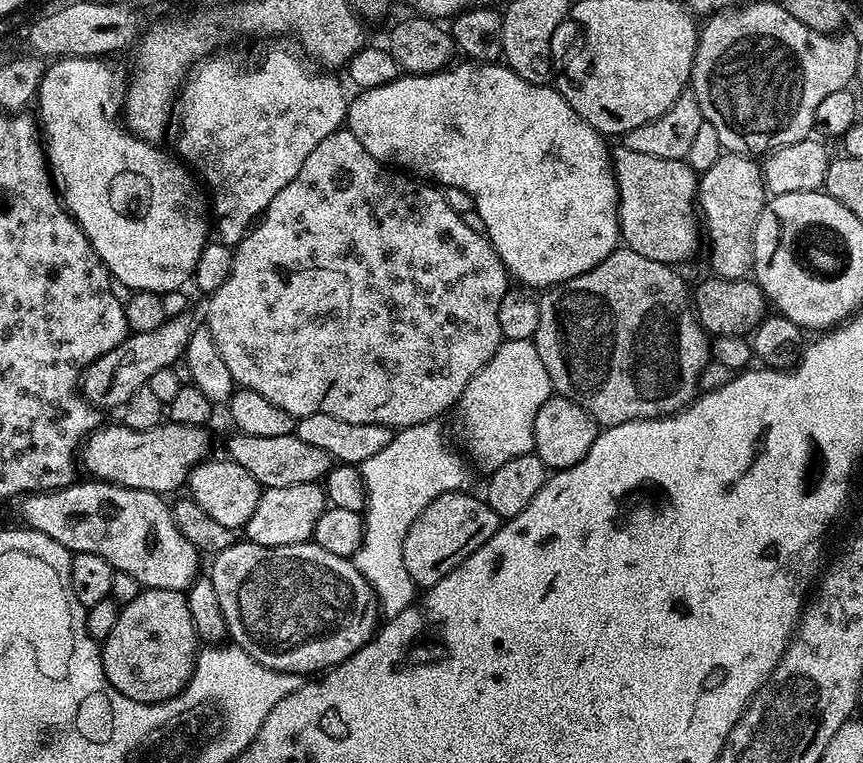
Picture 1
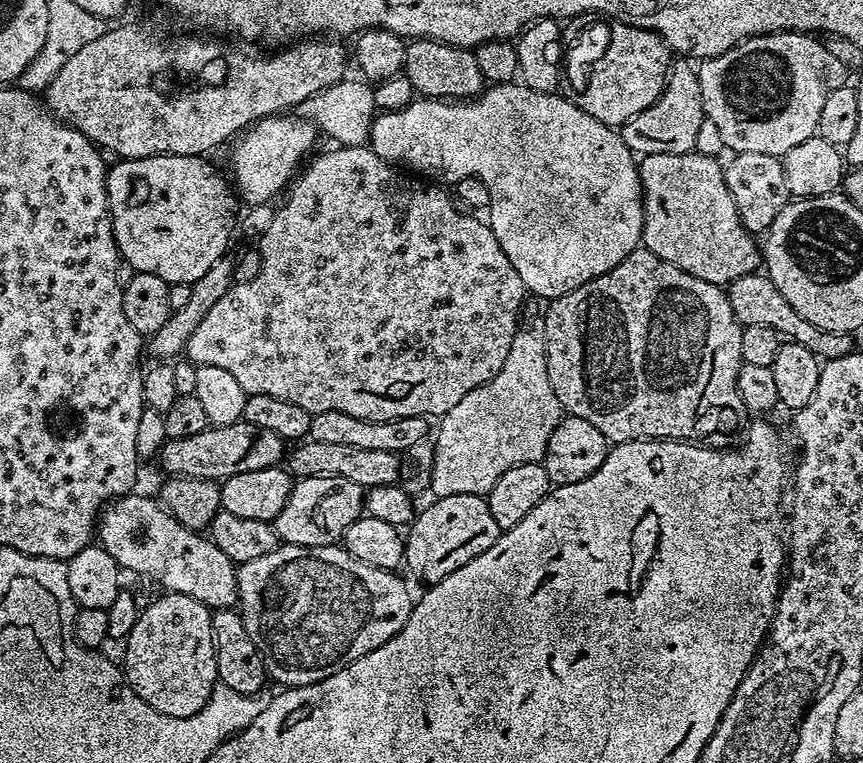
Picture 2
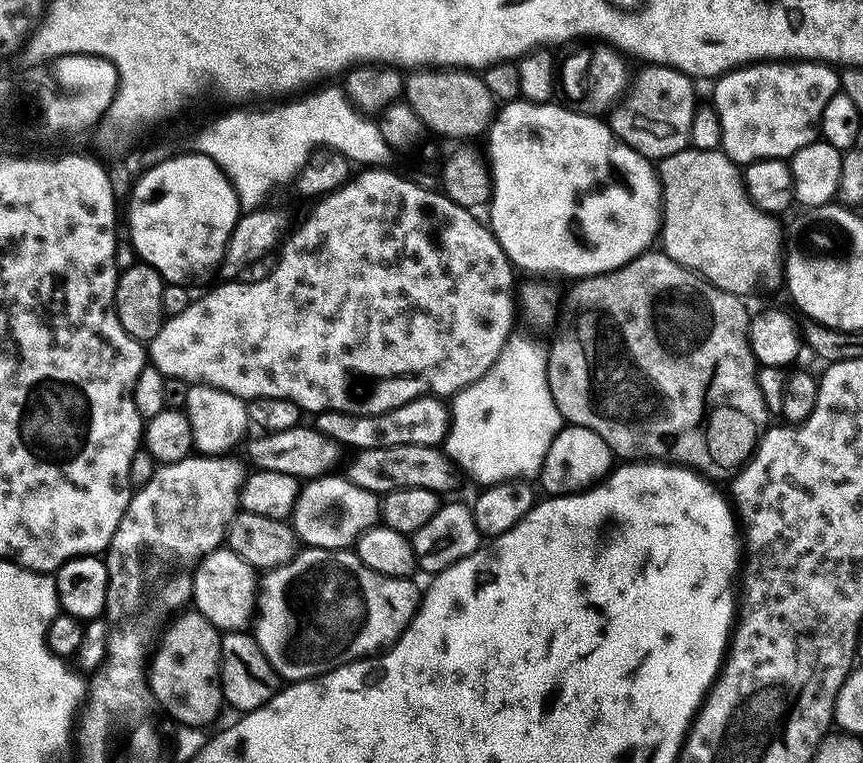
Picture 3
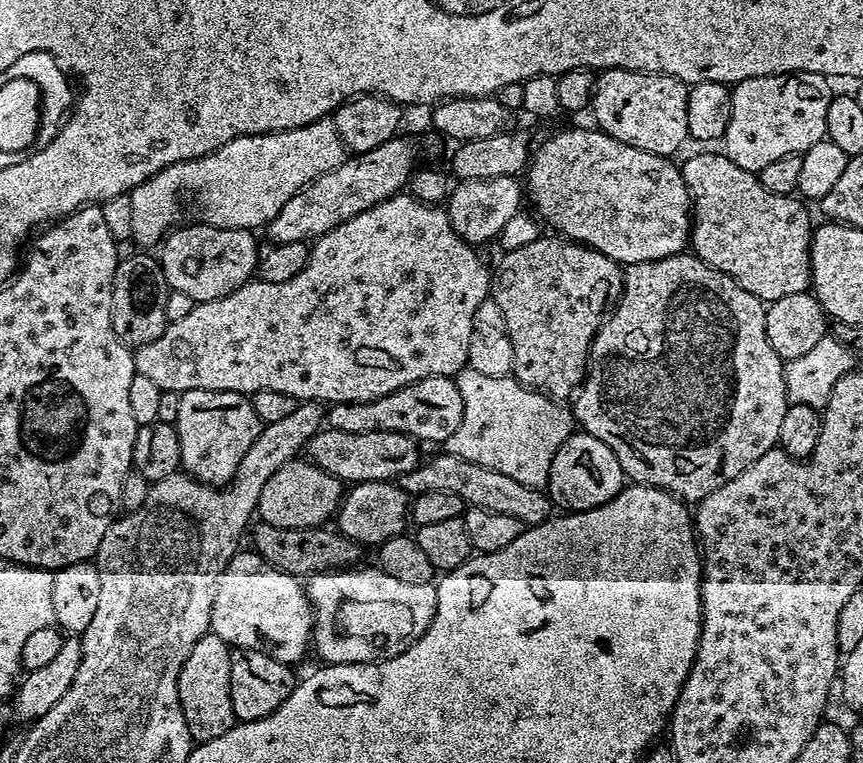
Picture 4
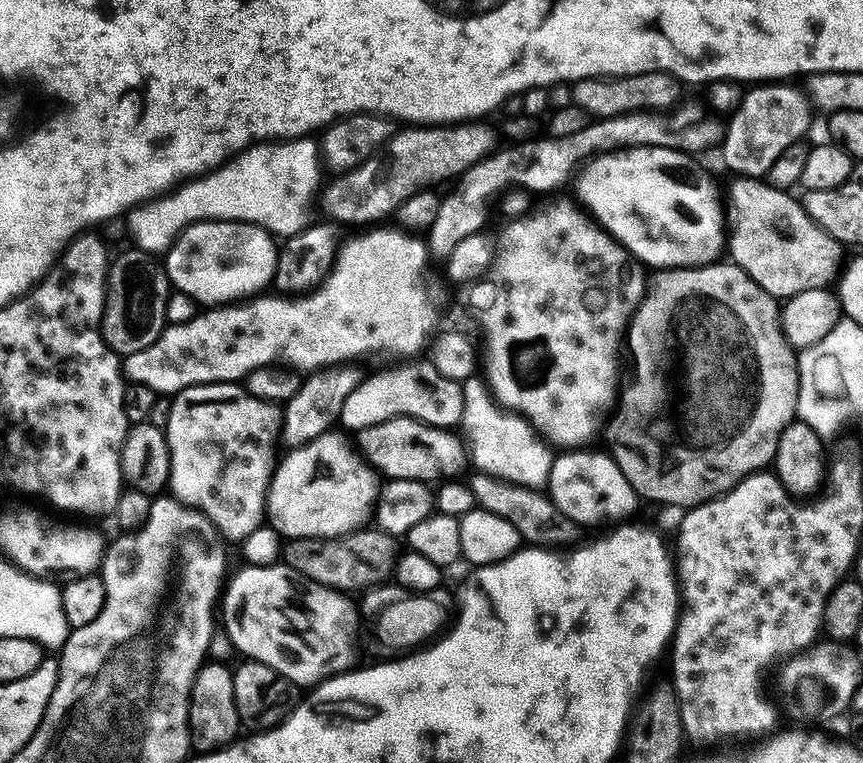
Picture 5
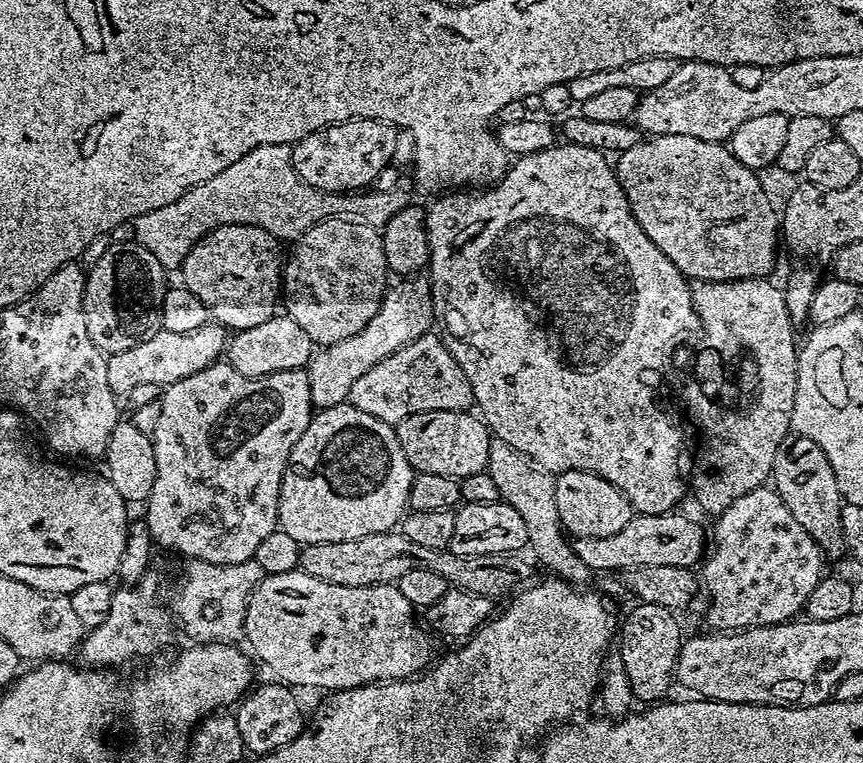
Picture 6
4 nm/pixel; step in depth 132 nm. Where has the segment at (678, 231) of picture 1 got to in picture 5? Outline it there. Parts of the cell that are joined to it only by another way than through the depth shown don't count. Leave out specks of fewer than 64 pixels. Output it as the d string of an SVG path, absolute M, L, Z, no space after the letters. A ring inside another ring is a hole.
M736 178L733 181L730 235L726 240L726 248L729 253L732 251L731 263L746 270L746 274L750 274L750 278L754 278L762 290L777 298L787 298L802 294L802 290L827 288L841 275L846 260L845 245L814 223L806 214L803 203L797 197L795 200L791 191L775 188L760 178Z

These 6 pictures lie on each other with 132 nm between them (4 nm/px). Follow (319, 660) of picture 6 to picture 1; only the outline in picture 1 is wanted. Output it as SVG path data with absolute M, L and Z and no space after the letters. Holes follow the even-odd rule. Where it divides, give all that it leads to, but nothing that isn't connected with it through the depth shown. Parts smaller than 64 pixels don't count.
M84 478L52 492L29 492L19 497L19 523L46 534L46 538L54 538L73 554L99 554L113 570L138 578L141 589L184 592L201 575L202 556L182 538L169 501L164 500L167 499L158 492L119 488L105 480Z

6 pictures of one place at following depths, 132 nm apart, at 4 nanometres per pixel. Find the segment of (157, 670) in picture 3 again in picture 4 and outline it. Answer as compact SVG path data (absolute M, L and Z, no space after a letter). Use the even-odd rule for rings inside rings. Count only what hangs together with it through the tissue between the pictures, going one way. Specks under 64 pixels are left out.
M209 634L196 643L194 650L190 650L190 658L186 658L186 662L182 666L182 674L178 678L178 698L182 706L182 714L186 718L186 726L196 744L205 744L222 734L226 734L226 730L230 730L232 725L237 723L234 706L230 702L231 661L230 645L222 638Z

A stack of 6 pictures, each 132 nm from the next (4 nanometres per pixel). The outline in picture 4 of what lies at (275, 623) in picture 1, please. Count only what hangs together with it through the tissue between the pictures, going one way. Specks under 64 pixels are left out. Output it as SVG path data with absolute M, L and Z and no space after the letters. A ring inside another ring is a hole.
M356 566L351 570L314 572L306 580L308 601L312 604L314 623L311 647L321 656L325 665L367 664L377 660L393 660L411 644L422 638L436 613L436 590L432 584L406 586L398 578L381 572L379 567Z

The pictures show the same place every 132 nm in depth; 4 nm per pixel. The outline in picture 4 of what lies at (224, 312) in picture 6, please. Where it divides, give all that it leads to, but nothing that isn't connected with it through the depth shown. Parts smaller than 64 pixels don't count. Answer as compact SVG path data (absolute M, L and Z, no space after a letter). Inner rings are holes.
M191 223L169 232L162 241L161 252L158 252L171 291L190 294L194 302L213 300L230 294L253 279L262 252L256 249L256 240L252 237L255 235L249 229L215 228L209 224Z

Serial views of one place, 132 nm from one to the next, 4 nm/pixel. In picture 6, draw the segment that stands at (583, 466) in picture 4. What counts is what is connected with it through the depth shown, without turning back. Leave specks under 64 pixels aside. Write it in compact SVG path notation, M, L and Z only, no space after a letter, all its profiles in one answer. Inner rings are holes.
M582 470L559 473L555 477L554 502L558 502L558 518L569 537L606 538L606 534L618 534L634 515L632 503L606 478Z

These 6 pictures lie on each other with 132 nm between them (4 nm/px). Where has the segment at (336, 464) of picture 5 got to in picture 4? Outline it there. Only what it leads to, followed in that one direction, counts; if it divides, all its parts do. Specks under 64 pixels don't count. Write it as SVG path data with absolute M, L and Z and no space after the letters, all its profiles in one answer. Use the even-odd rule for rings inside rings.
M297 458L277 470L261 492L256 512L259 519L279 528L319 528L335 517L342 499L342 481L304 458Z

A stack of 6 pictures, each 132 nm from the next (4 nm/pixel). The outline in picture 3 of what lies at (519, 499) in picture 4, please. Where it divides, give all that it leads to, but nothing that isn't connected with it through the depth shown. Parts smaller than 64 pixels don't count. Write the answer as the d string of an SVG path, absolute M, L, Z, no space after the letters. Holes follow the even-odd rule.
M382 446L381 448L361 448L355 453L356 458L346 469L346 475L354 486L362 486L362 490L370 490L377 494L421 488L447 494L456 488L462 479L456 463L439 447L430 446Z

